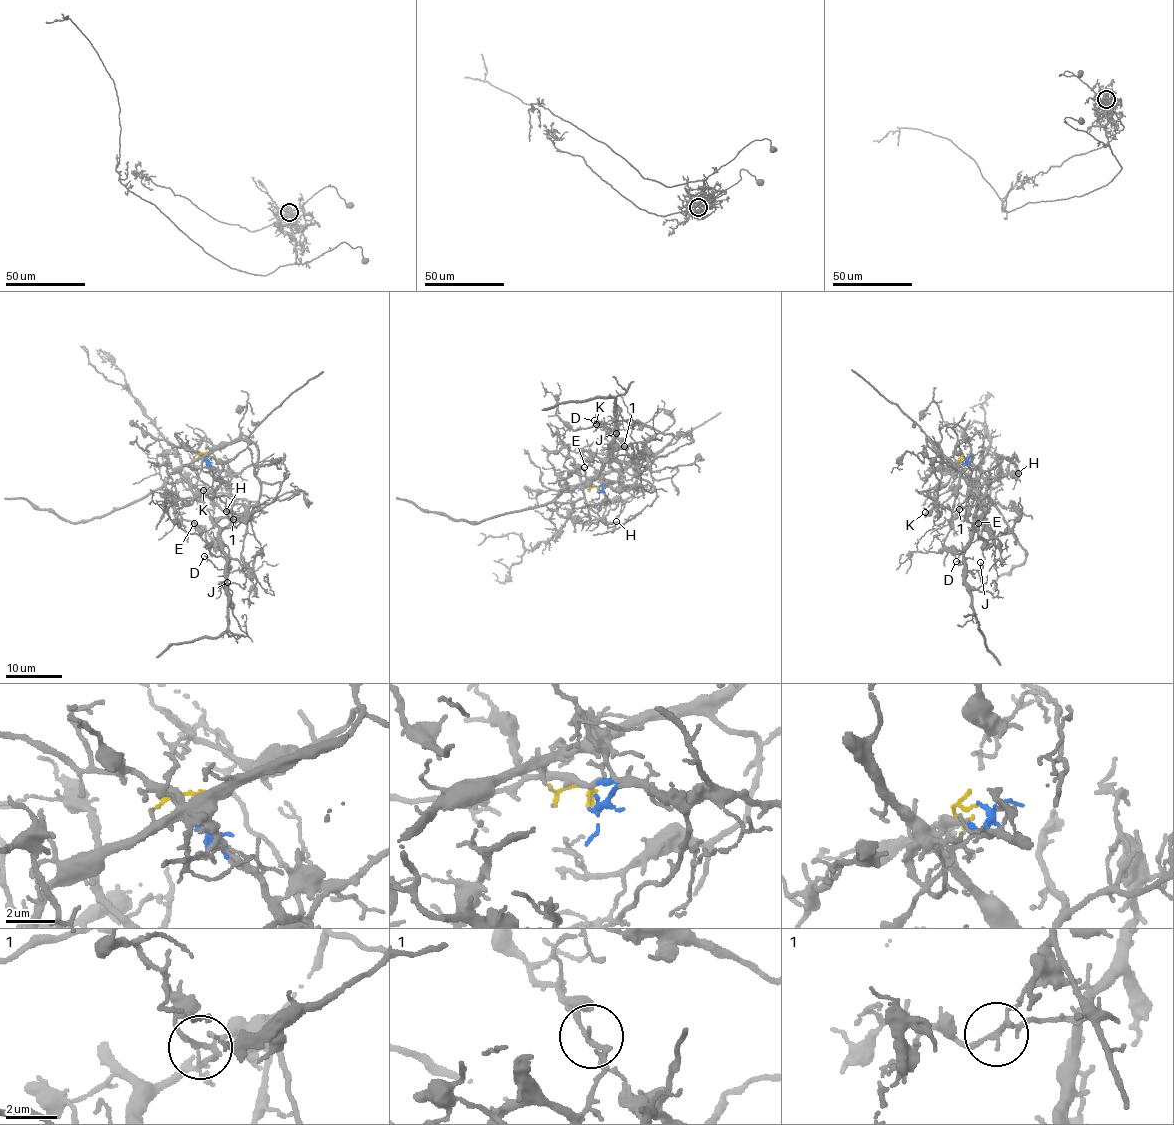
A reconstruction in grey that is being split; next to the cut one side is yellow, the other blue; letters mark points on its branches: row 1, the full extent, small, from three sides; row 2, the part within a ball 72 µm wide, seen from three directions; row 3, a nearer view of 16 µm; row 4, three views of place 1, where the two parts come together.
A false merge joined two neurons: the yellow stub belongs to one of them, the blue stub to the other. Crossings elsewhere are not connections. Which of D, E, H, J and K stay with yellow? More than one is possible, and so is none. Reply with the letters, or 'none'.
none

